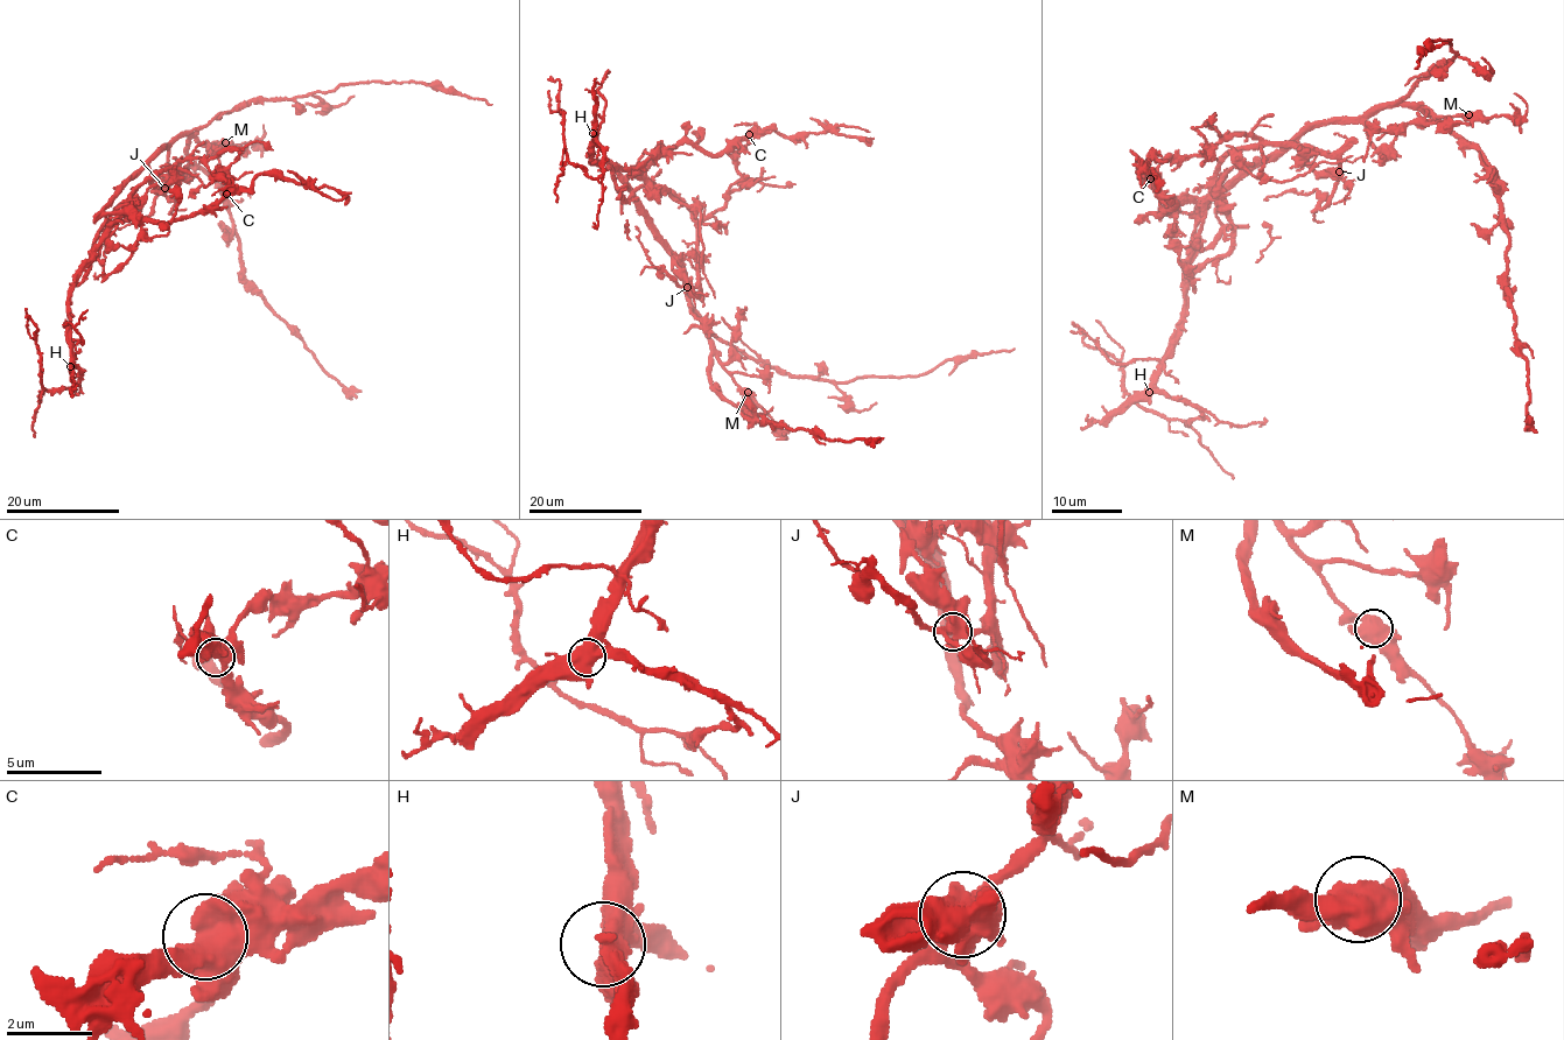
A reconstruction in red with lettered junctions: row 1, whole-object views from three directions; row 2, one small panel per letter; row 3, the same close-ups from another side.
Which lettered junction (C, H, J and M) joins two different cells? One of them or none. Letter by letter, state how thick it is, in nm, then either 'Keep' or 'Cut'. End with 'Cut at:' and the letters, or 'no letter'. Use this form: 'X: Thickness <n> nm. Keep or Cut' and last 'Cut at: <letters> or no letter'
C: Thickness 550 nm. Keep
H: Thickness 550 nm. Keep
J: Thickness 600 nm. Cut
M: Thickness 550 nm. Keep
Cut at: J

